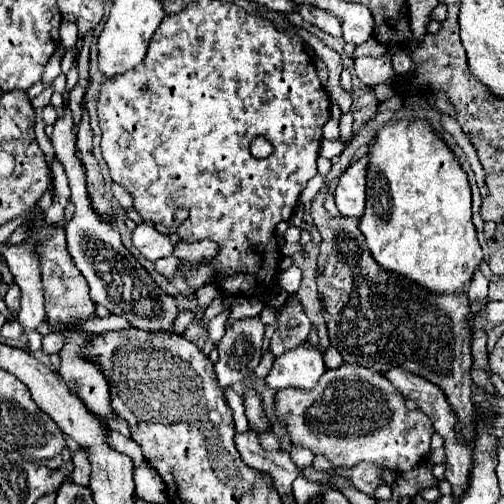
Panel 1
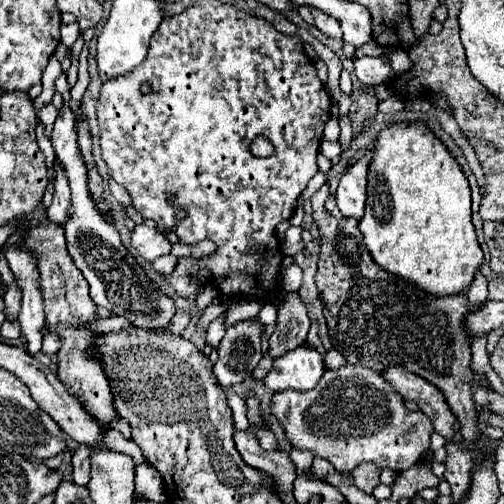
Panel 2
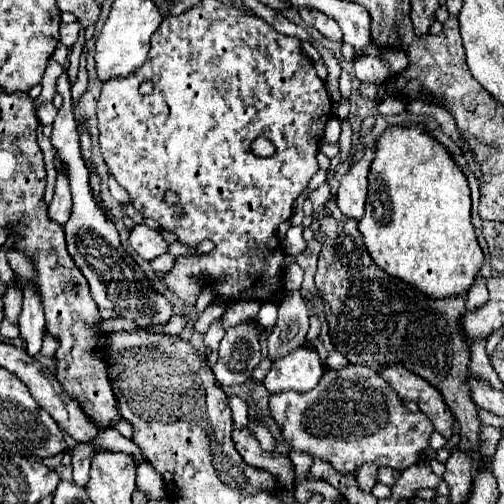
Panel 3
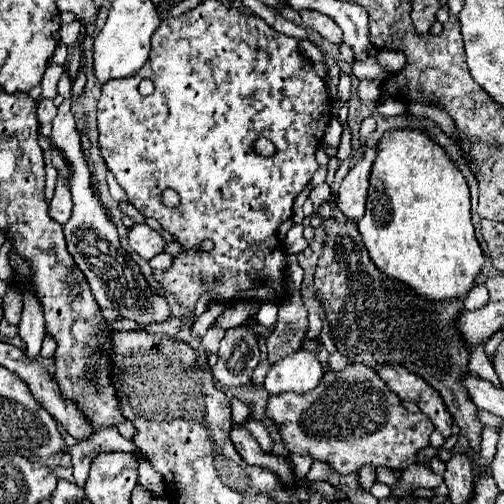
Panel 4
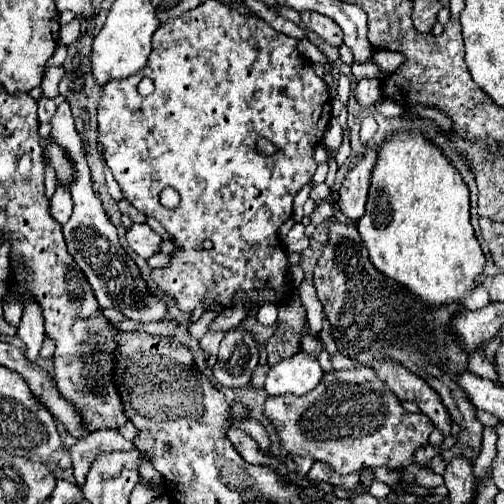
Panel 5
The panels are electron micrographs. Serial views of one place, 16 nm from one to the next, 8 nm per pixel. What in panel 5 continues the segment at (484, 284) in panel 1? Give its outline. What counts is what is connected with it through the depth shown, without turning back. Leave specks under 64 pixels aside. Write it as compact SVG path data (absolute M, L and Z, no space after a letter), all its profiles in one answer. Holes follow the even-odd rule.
M478 284L478 288L474 288L470 292L470 296L464 300L464 306L466 308L484 308L488 302L490 302L488 292L482 288L482 284Z

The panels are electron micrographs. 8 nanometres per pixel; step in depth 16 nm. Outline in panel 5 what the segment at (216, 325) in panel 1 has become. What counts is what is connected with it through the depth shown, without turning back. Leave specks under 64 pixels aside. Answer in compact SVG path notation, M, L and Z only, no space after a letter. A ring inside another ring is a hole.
M208 330L208 332L204 334L200 346L202 346L204 352L216 354L216 352L218 352L218 344L220 344L222 338L224 338L224 332L220 332L220 330Z

